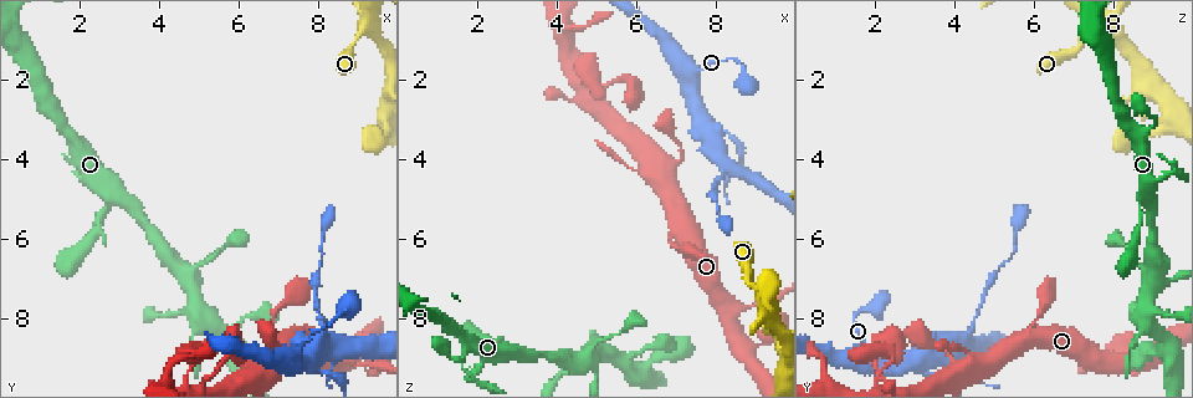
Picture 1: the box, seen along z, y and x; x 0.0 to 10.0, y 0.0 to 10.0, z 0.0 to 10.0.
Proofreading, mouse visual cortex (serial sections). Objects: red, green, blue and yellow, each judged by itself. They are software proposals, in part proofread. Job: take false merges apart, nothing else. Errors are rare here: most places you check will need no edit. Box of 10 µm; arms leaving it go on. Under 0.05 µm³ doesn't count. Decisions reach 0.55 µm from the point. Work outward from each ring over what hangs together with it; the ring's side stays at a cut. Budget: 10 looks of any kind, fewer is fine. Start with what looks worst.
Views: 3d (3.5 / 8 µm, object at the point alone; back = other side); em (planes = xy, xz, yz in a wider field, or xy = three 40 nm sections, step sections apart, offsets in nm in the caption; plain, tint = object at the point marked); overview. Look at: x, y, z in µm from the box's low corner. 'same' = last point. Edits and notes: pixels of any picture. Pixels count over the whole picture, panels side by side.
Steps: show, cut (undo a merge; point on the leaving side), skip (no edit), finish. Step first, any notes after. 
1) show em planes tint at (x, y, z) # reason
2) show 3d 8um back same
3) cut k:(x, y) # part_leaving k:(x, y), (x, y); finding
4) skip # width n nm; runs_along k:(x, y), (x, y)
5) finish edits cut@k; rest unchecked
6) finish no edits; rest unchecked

show 3d 3.5um at (7.00, 8.45, 5.90)

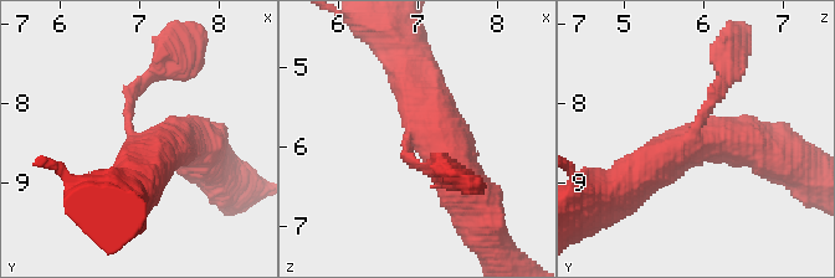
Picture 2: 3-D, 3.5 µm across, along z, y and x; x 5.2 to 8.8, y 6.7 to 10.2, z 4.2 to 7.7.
show em xy step 5 tint at (7.05, 8.45, 5.85) # arms 3; arm_widths 150, 500, 600 nm; need the tissue

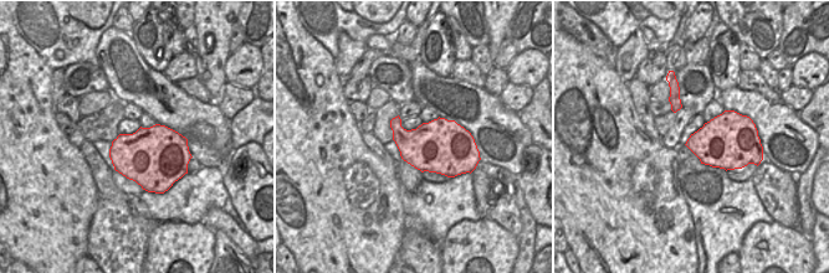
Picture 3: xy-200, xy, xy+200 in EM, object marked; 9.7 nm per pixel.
show em xy step 1 tint same

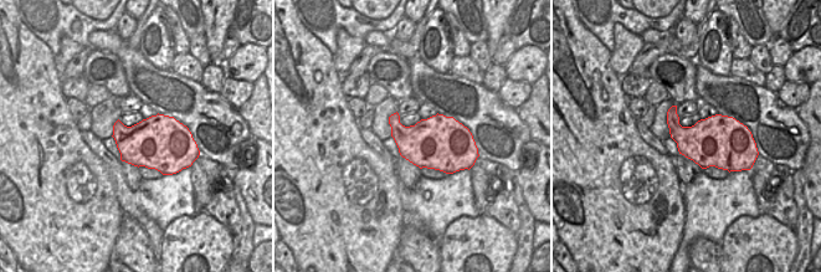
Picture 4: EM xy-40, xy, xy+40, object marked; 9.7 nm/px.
skip # runs_along 2:(474, 196), (408, 66); one cell here

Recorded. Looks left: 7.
show 3d 3.5um at (7.70, 9.10, 3.00) # side arm on a straight run

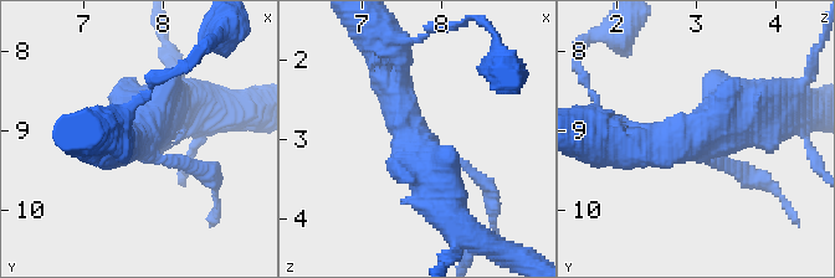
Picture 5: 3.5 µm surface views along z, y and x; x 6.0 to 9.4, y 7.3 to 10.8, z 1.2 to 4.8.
show em xy step 1 tint at (7.70, 9.05, 3.05) # arms 3; arm_widths 100, 450, 600 nm; need the tissue

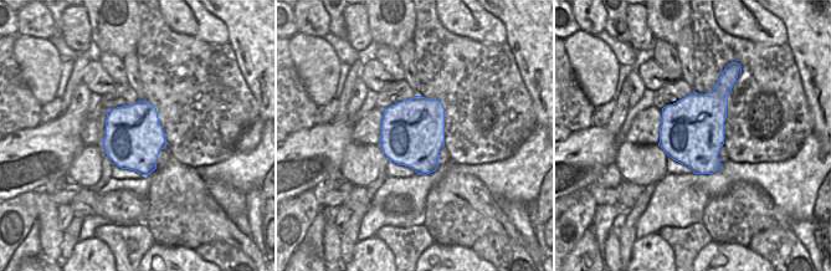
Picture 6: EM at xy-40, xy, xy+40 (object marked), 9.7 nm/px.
show em xy step 5 tint same

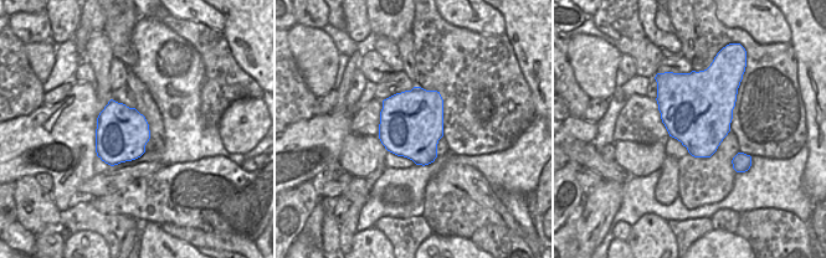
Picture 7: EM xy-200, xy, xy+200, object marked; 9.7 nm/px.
skip # runs_along 5:(390, 70), (401, 121), (444, 207); all the same cell

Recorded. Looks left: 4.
show 3d 3.5um at (1.35, 2.85, 8.20) # abrupt turn

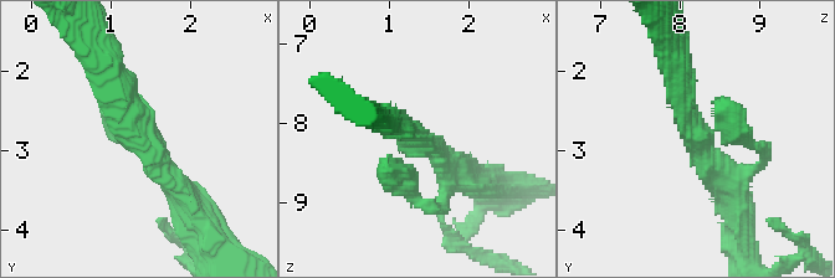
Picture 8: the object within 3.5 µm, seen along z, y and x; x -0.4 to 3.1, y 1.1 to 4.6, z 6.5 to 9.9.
show em planes tint at (1.35, 2.90, 8.25) # shape alone is not enough

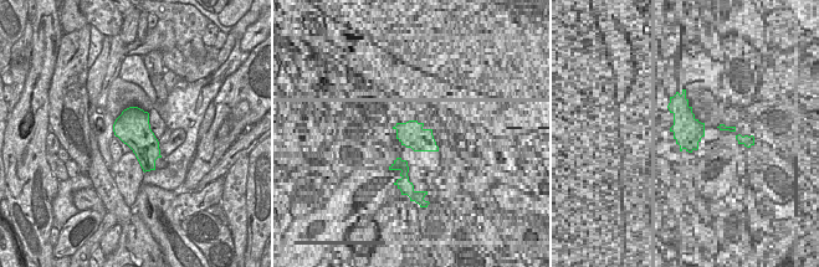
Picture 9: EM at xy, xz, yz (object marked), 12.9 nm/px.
show em xy step 3 tint same # cut it another way

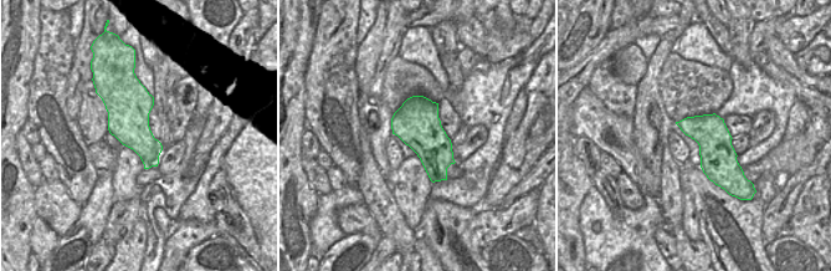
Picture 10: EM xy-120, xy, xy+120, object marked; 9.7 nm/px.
skip # width 440 nm; runs_along 8:(187, 200), (128, 128), (109, 71); one cell here

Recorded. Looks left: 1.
finish no edits; rest unchecked

